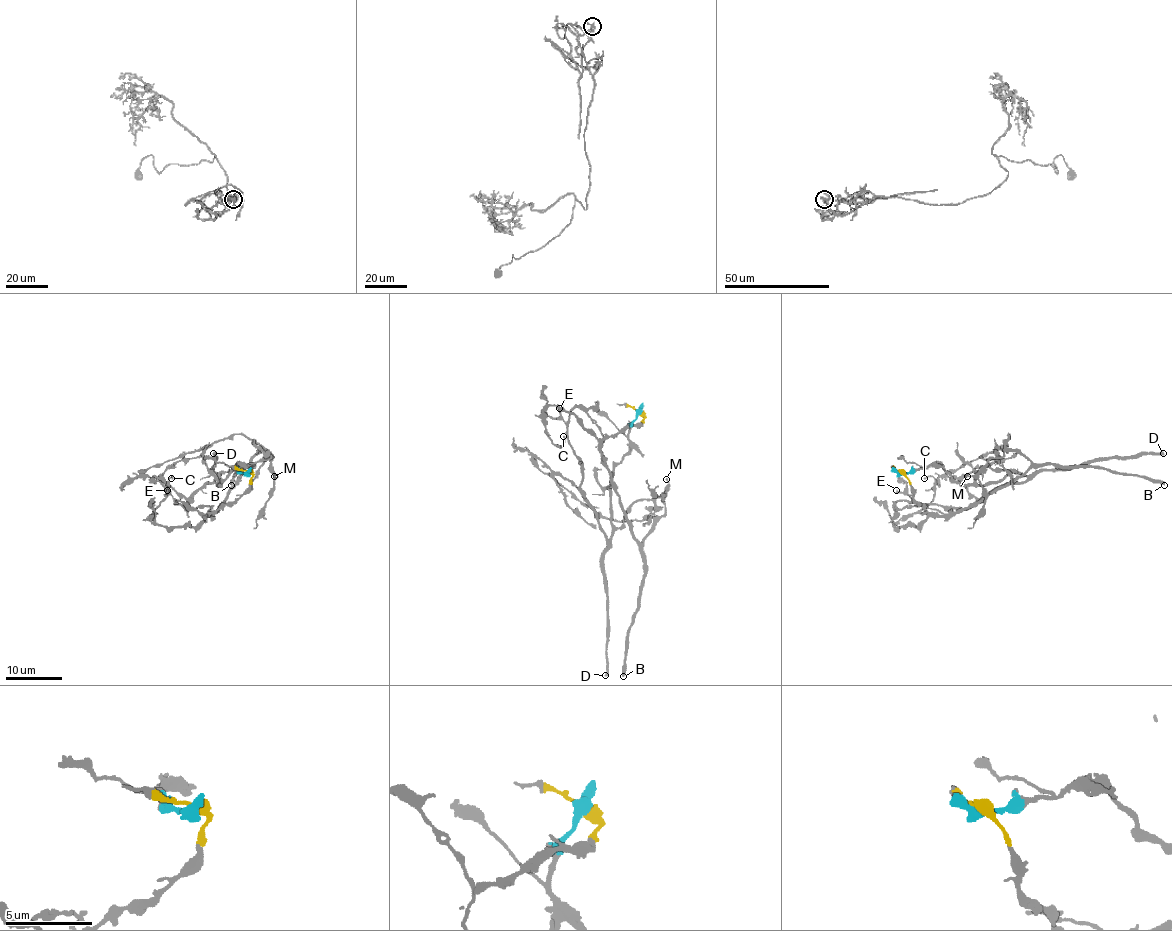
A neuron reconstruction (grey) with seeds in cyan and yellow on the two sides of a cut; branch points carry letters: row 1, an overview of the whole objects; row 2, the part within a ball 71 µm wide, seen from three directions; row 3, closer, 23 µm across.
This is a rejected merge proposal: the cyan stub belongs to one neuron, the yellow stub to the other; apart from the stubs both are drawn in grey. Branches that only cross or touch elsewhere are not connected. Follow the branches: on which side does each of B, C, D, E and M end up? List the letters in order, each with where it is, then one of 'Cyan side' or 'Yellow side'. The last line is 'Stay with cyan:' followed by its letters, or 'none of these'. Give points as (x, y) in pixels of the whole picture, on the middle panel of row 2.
B: Place: (623, 676). Yellow side
C: Place: (563, 436). Yellow side
D: Place: (605, 675). Cyan side
E: Place: (559, 408). Cyan side
M: Place: (666, 479). Yellow side
Stay with cyan: D, E

